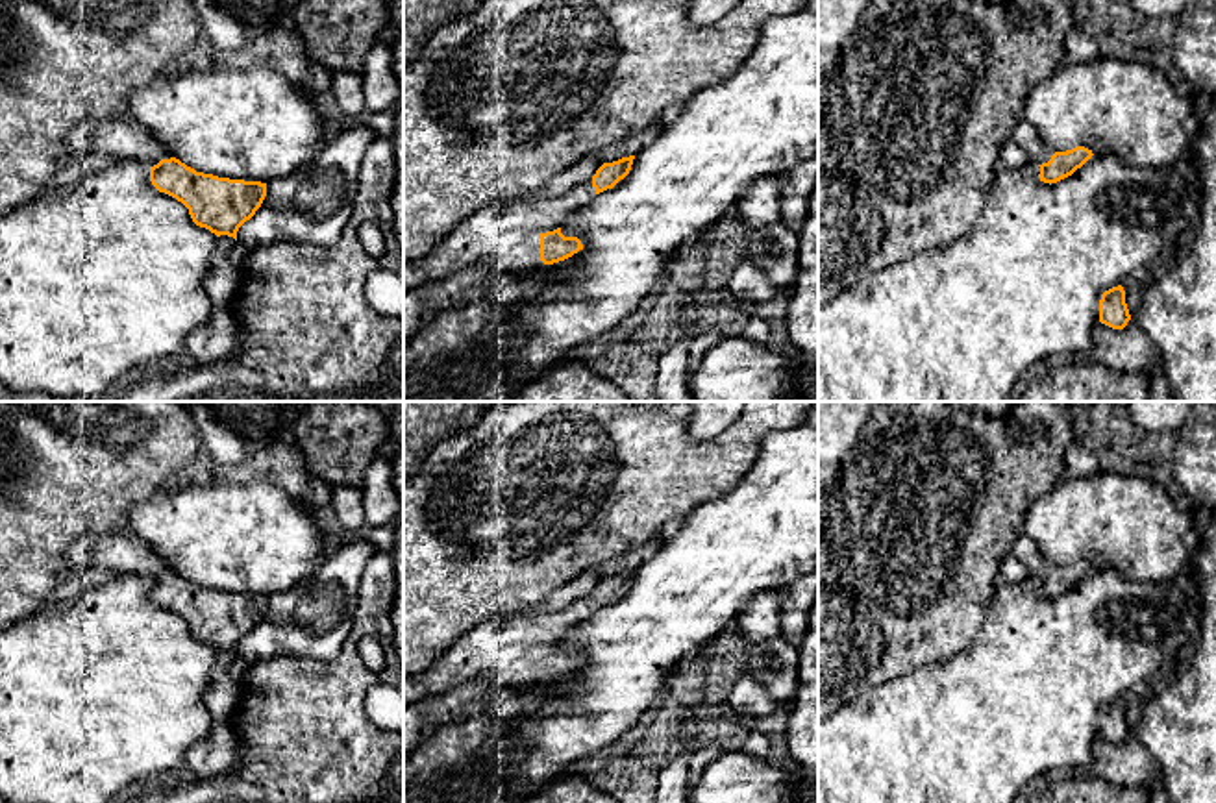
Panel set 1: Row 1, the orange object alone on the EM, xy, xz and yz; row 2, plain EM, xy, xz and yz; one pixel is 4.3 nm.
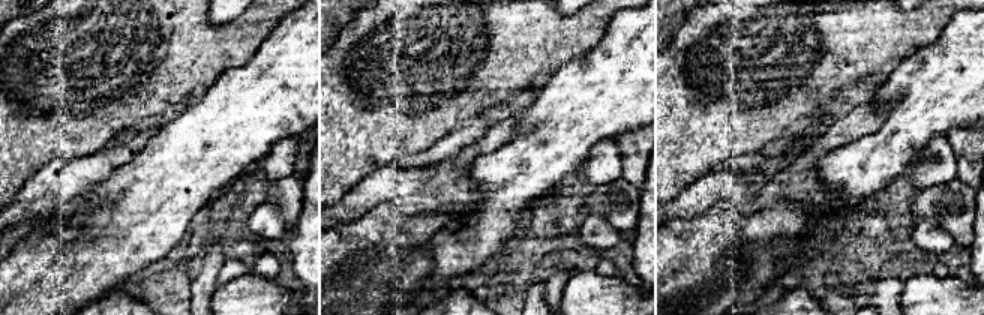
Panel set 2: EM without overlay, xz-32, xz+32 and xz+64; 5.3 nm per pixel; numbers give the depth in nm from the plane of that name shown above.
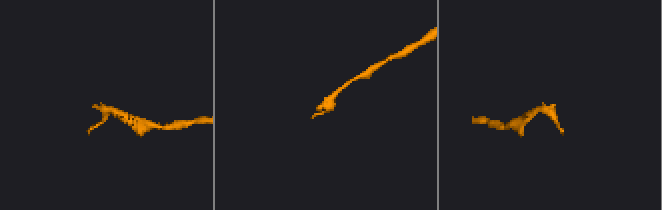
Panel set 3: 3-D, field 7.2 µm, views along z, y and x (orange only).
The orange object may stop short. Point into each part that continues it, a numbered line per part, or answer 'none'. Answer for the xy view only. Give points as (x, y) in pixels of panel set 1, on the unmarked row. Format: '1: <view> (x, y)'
1: xy (126, 554)

